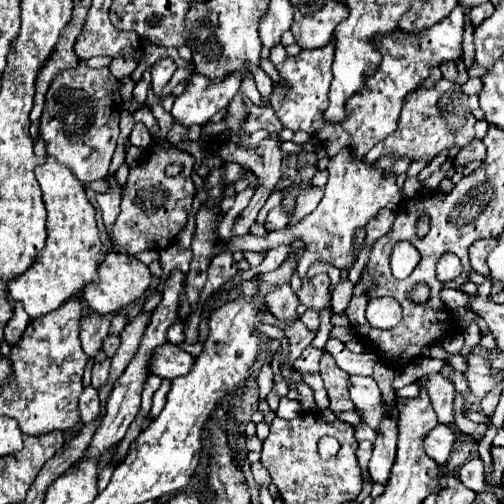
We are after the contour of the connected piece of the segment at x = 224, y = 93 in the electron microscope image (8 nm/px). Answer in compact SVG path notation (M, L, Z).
M232 73L232 77L226 77L222 83L212 83L204 79L204 75L192 75L186 91L176 97L172 115L184 127L192 125L206 125L212 115L226 109L232 97L240 89L240 75Z

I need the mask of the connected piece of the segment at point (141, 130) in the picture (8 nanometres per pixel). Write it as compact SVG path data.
M135 123L129 136L132 145L149 149L152 145L152 136L143 123Z

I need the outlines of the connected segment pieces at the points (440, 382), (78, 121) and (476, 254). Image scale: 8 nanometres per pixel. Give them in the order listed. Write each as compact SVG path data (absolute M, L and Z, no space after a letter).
M440 373L426 375L420 381L424 385L428 385L428 395L432 397L432 405L438 415L438 423L444 423L444 425L454 423L454 393L456 393L454 383L440 377Z
M82 61L78 67L62 71L46 93L46 105L40 117L40 139L46 143L48 157L66 165L84 187L104 179L120 135L120 109L120 81L106 67L90 69Z
M480 239L472 245L470 249L470 261L472 261L472 267L476 273L484 275L484 277L490 277L490 269L486 265L486 259L488 259L488 253L496 247L496 239Z

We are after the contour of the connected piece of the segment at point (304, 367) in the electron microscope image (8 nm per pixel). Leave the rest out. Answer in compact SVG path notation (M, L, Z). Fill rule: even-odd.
M308 345L304 349L304 353L294 361L294 369L298 369L300 373L320 373L320 357L322 357L322 351Z

